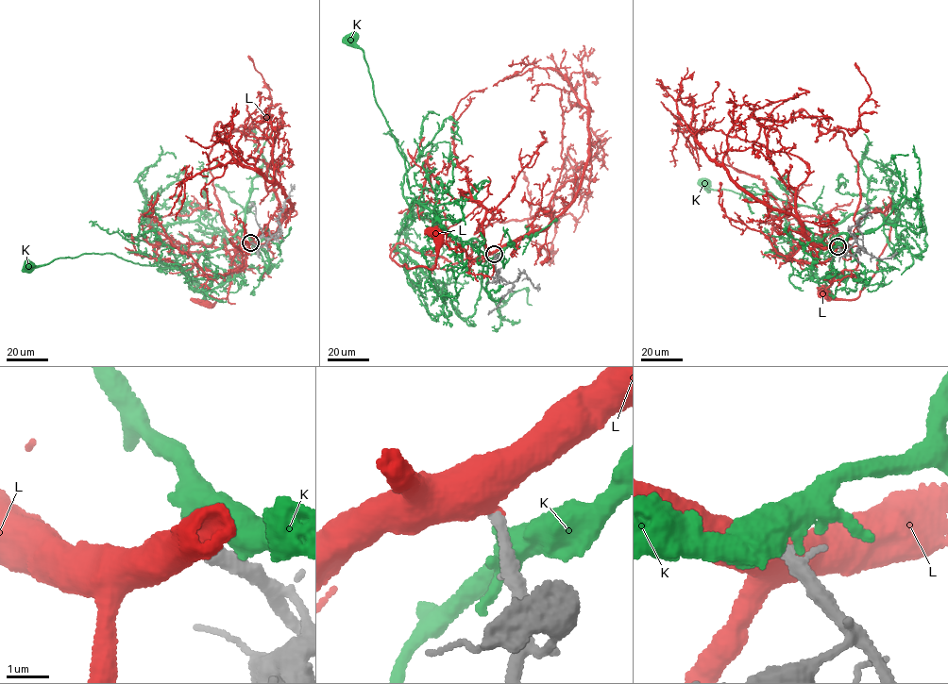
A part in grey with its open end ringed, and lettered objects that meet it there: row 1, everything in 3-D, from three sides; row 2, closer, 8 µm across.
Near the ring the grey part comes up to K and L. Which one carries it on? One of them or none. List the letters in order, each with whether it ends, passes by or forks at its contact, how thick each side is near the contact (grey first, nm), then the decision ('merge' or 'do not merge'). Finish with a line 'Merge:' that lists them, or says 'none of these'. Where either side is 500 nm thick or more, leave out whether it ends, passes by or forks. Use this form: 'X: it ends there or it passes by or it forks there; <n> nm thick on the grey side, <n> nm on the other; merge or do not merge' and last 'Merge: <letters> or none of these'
K: it ends there; 440 nm thick on the grey side, 400 nm on the other; do not merge
L: 260 nm thick on the grey side, 550 nm on the other; merge
Merge: L

